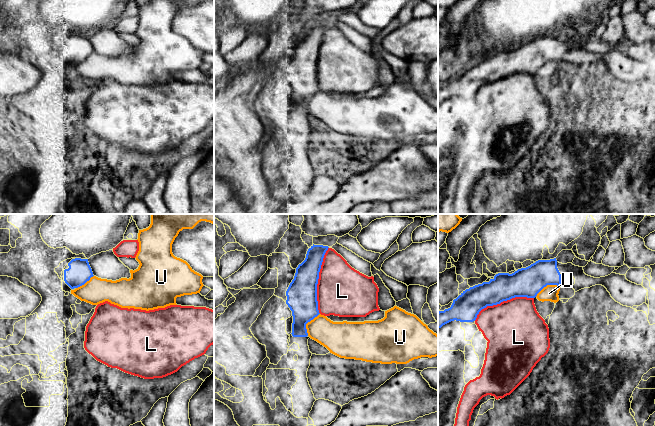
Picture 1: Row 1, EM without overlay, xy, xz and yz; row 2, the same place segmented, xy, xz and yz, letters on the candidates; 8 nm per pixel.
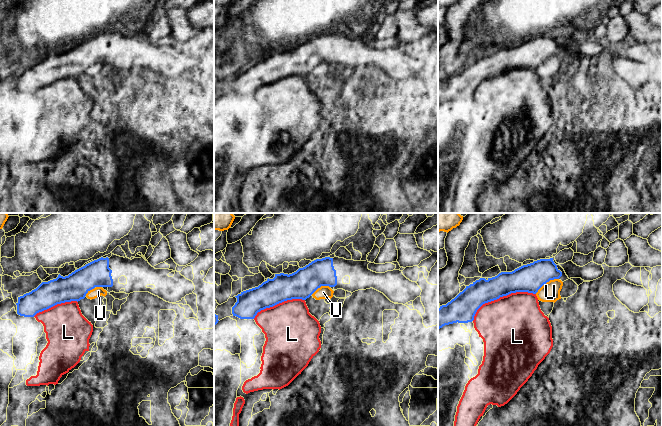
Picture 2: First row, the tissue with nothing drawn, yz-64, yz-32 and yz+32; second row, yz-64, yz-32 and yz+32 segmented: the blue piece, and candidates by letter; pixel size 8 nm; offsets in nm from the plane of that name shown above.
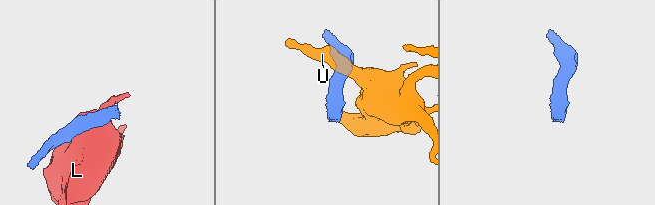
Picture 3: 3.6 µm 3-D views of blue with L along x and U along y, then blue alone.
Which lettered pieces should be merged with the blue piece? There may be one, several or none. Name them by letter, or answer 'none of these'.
none of these

